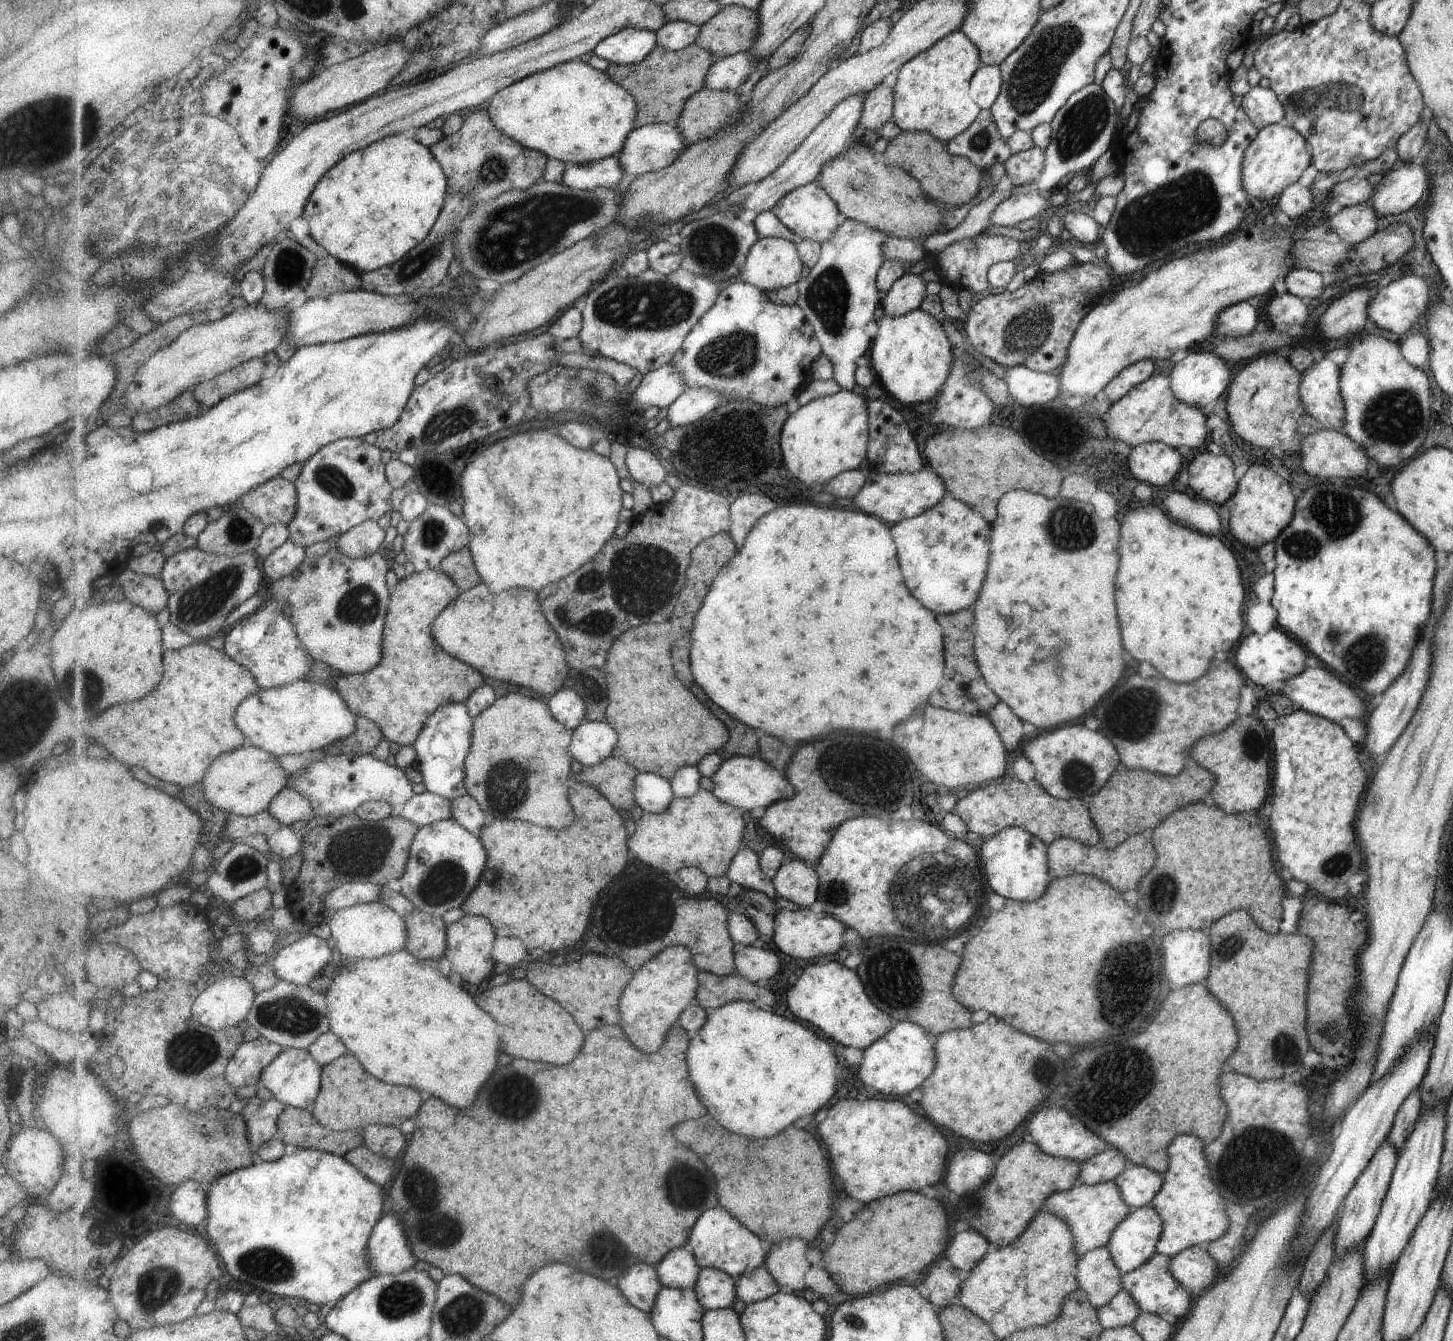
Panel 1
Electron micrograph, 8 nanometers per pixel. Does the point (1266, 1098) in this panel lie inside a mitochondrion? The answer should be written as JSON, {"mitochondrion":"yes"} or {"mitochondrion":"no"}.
{"mitochondrion":"no"}

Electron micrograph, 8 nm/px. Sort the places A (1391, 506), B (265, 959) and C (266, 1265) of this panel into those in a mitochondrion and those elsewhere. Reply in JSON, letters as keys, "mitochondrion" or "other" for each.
{"A":"other","B":"other","C":"mitochondrion"}

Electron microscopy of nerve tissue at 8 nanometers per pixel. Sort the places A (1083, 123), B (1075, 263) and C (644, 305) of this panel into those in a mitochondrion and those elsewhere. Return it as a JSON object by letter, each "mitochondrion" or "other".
{"A":"mitochondrion","B":"other","C":"mitochondrion"}

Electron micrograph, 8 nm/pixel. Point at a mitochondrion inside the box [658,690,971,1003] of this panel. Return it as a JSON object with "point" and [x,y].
{"point":[912,896]}

